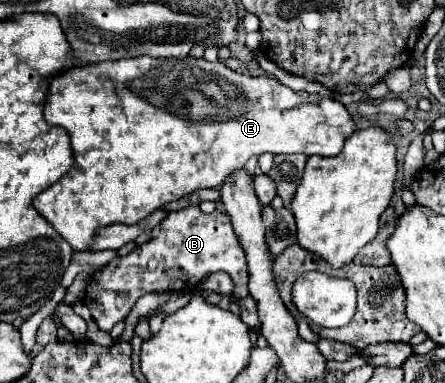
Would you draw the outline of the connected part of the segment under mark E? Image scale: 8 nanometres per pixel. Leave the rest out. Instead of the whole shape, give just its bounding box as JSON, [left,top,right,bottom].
[33,55,357,251]

